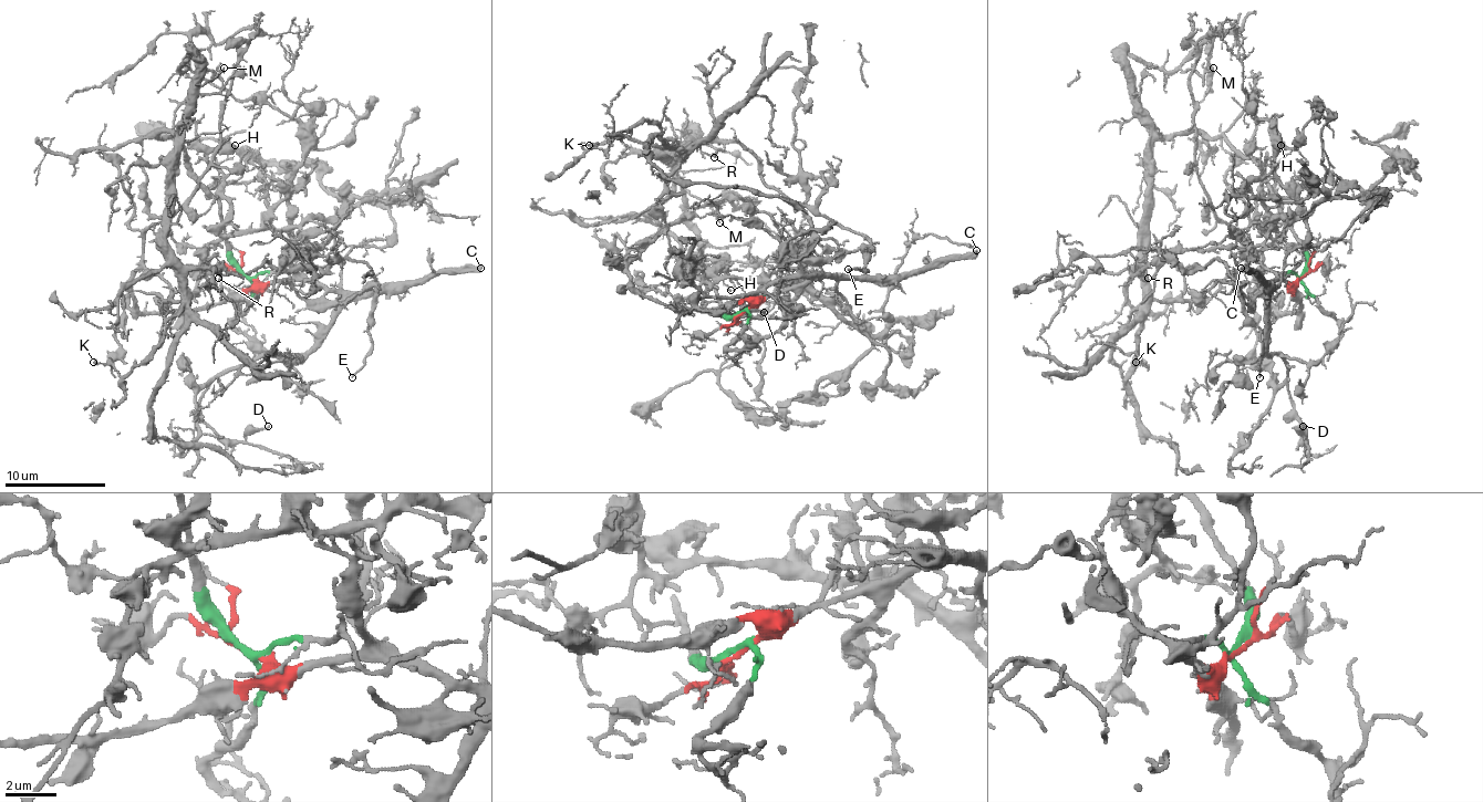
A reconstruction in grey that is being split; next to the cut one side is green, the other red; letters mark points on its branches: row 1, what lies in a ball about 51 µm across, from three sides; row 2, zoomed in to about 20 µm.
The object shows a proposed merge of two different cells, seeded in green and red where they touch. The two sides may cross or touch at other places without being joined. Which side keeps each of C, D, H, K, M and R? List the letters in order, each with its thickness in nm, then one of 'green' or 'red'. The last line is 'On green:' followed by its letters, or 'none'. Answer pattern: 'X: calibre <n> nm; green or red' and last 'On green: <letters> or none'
C: calibre 480 nm; red
D: calibre 180 nm; red
H: calibre 130 nm; red
K: calibre 170 nm; green
M: calibre 90 nm; green
R: calibre 80 nm; green
On green: K, M, R

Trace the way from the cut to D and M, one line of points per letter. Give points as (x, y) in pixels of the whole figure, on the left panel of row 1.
D: (246, 274), (339, 294), (308, 350), (228, 367), (203, 395), (200, 417), (223, 438), (268, 425)
M: (246, 274), (218, 199), (185, 149), (157, 134), (180, 134), (195, 72), (188, 56), (183, 72), (223, 66)

